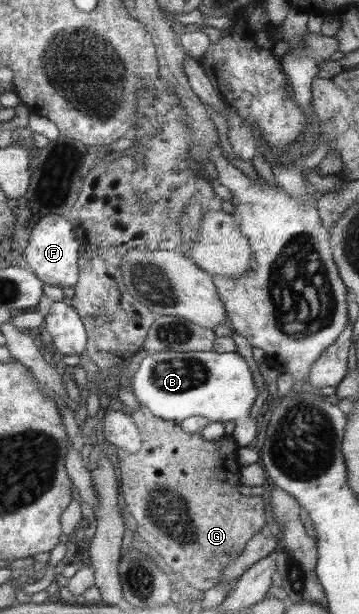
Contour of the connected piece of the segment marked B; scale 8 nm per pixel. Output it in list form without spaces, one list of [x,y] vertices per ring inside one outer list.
[[[212,349],[203,352],[148,351],[145,354],[134,377],[129,381],[129,387],[136,401],[146,406],[154,416],[175,423],[193,416],[204,417],[210,422],[232,421],[235,426],[230,436],[238,443],[238,447],[246,447],[254,439],[256,425],[254,418],[250,418],[250,407],[256,399],[256,386],[250,369],[238,353],[216,352]]]

